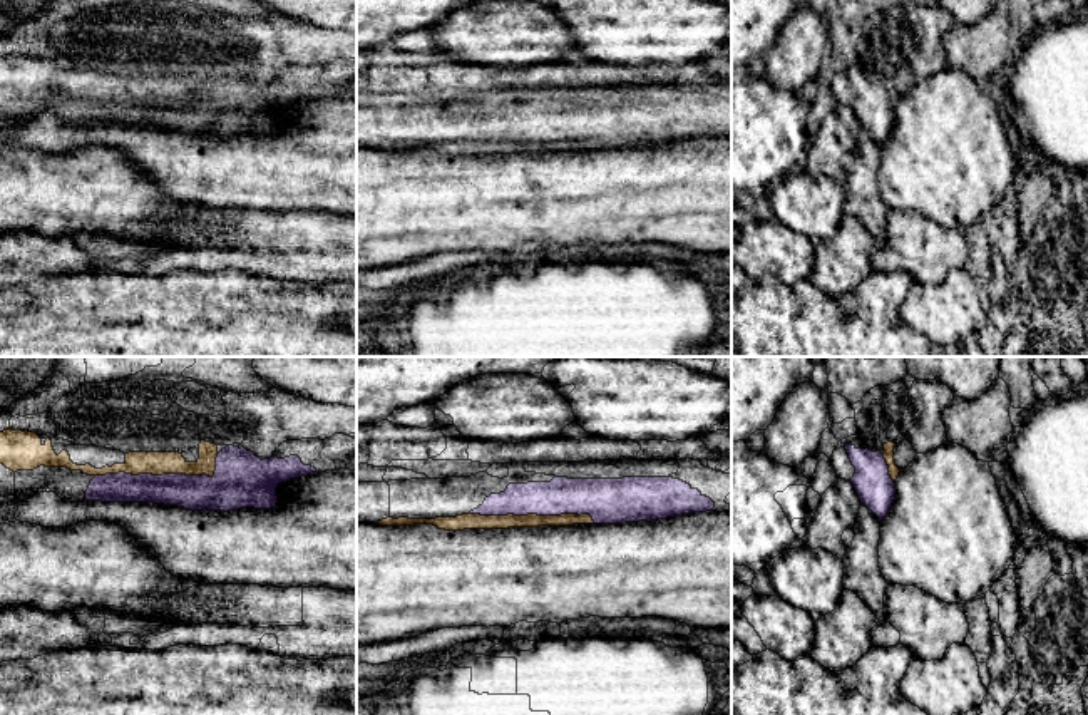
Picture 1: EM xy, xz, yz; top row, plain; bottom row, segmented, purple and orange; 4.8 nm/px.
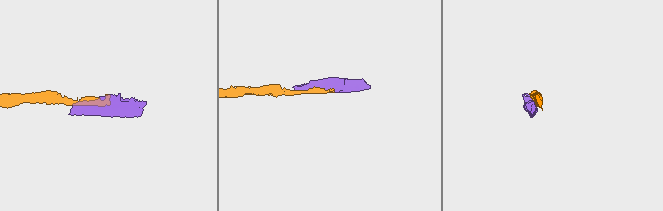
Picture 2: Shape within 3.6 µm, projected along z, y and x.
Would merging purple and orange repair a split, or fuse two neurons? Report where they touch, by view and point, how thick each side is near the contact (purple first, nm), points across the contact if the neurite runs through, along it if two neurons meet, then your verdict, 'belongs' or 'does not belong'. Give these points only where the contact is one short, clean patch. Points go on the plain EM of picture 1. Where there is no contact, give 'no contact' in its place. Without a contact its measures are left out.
xy (164, 99) | 170/110 nm | belongs

